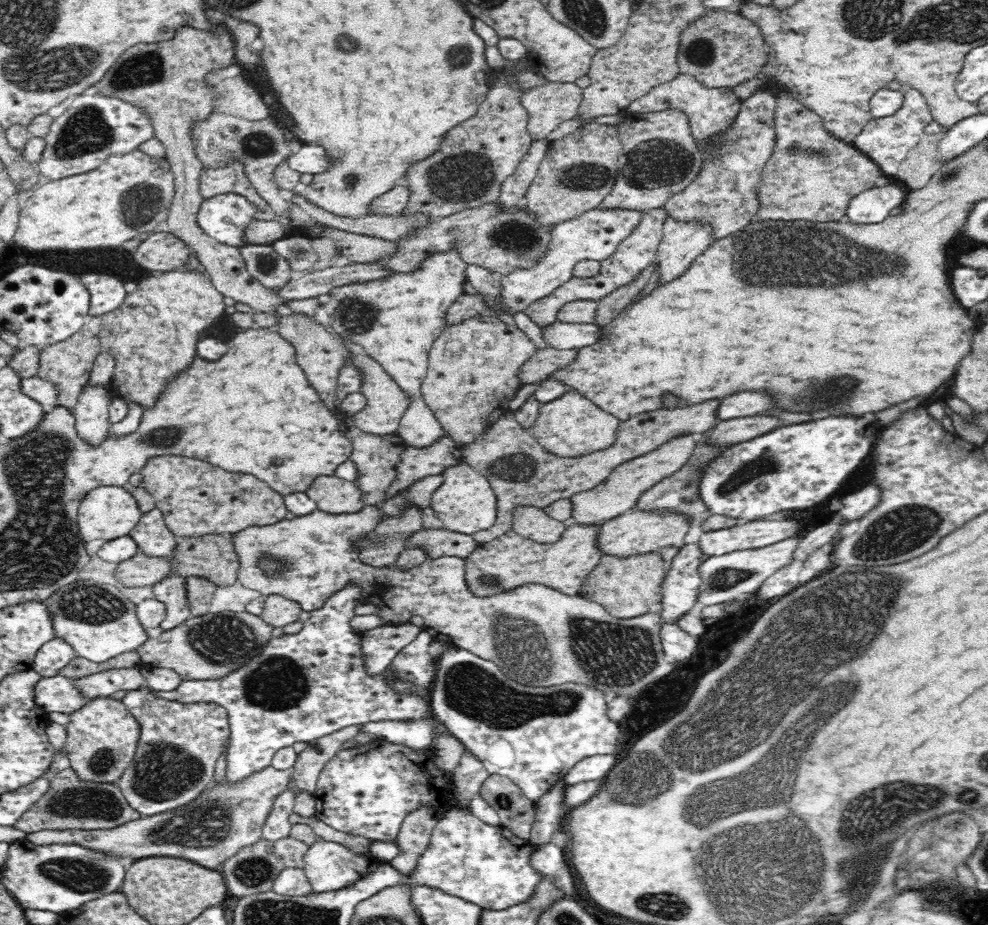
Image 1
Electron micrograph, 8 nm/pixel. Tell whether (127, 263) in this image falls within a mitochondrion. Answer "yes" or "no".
yes

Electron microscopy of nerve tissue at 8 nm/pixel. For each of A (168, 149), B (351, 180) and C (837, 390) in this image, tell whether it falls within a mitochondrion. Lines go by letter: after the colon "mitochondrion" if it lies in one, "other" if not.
A: other
B: other
C: mitochondrion

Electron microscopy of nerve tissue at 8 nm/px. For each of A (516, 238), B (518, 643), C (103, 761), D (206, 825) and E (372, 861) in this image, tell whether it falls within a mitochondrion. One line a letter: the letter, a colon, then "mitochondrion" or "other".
A: mitochondrion
B: mitochondrion
C: mitochondrion
D: mitochondrion
E: other

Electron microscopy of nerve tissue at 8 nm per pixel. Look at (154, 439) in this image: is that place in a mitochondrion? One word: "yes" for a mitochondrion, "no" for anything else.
yes

